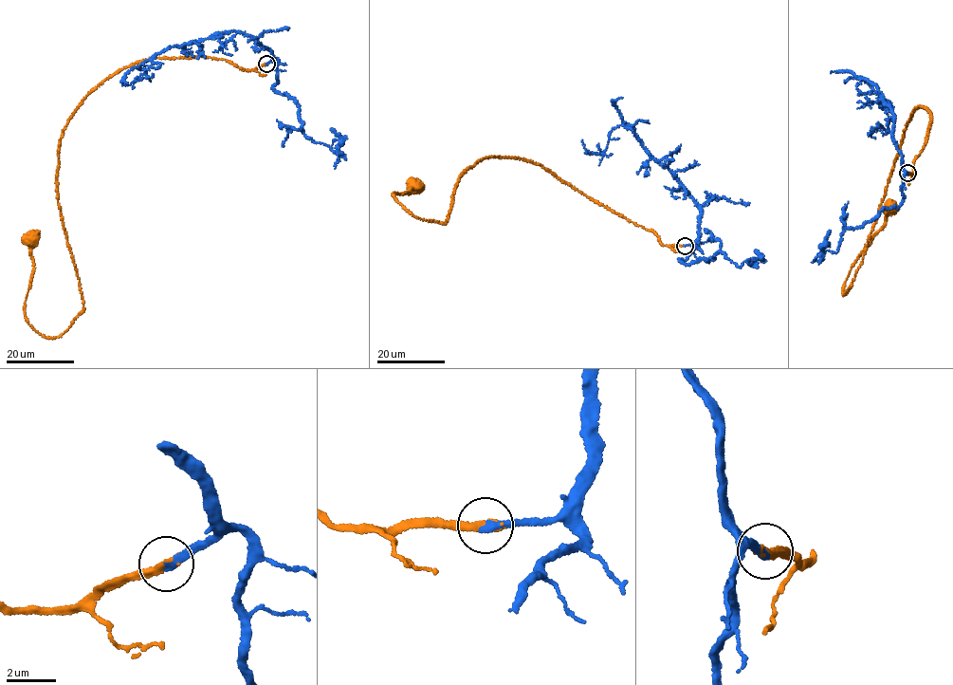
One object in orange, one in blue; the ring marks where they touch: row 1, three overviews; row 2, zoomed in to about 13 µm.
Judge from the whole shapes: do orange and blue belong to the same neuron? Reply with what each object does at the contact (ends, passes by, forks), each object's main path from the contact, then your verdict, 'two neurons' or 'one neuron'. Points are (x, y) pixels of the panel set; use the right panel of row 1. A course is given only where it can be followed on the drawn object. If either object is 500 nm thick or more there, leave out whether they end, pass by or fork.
orange passes by | blue ends | orange via (907, 174), (915, 173), (931, 117), (921, 106), (904, 130), (860, 267), (843, 294), (852, 265), (890, 208) | blue via (907, 174), (904, 170), (894, 141), (895, 118), (875, 85), (861, 78), (878, 97) | one neuron

